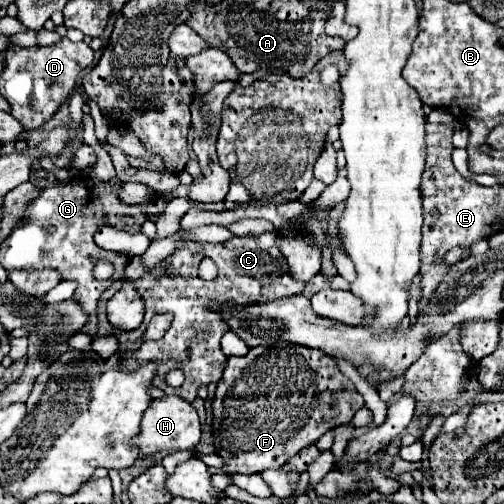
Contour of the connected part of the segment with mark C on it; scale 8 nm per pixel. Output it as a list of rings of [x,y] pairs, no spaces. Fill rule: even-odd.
[[[264,232],[258,236],[250,234],[250,236],[242,236],[242,238],[232,236],[224,244],[180,242],[176,252],[172,256],[164,258],[154,268],[144,268],[142,256],[132,256],[132,262],[128,262],[126,278],[132,280],[138,286],[140,294],[144,296],[146,316],[144,316],[142,326],[136,328],[134,332],[120,332],[108,324],[106,302],[120,290],[120,282],[114,282],[108,290],[104,290],[104,294],[100,296],[100,302],[98,302],[98,308],[96,308],[98,332],[96,332],[96,336],[108,334],[108,336],[118,338],[118,344],[120,344],[118,354],[120,354],[120,362],[124,362],[124,366],[140,366],[140,362],[156,362],[158,368],[156,368],[156,378],[152,380],[152,384],[156,388],[164,390],[164,394],[180,396],[186,402],[192,402],[196,398],[198,386],[218,382],[222,378],[222,372],[224,372],[224,366],[228,360],[224,356],[224,352],[220,350],[220,338],[228,332],[228,326],[220,312],[204,310],[204,306],[208,302],[220,302],[220,304],[234,302],[234,306],[248,306],[248,302],[270,302],[276,298],[300,294],[304,290],[304,284],[296,282],[288,274],[286,260],[276,244],[274,232]],[[206,256],[218,266],[218,278],[212,282],[200,280],[196,274],[198,264]],[[164,310],[174,312],[174,324],[170,326],[170,330],[164,334],[162,340],[156,340],[156,342],[146,340],[146,342],[142,342],[142,348],[138,352],[130,352],[128,348],[124,348],[124,344],[132,344],[138,338],[142,338],[150,318]],[[172,368],[180,368],[186,374],[186,380],[180,388],[172,388],[164,382],[164,376]]]

